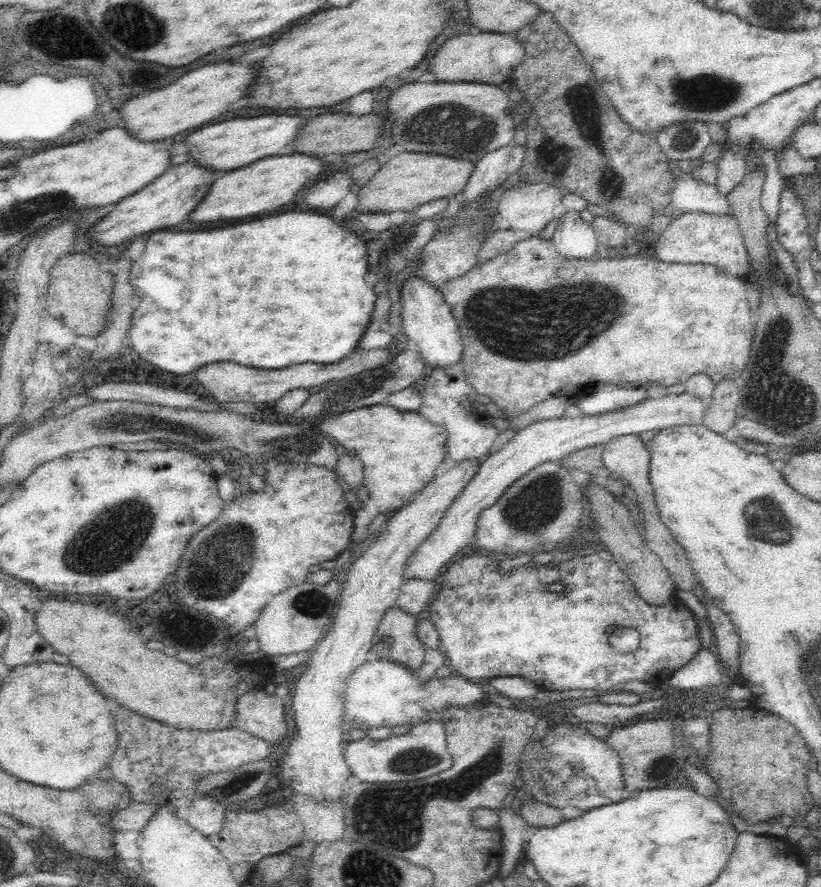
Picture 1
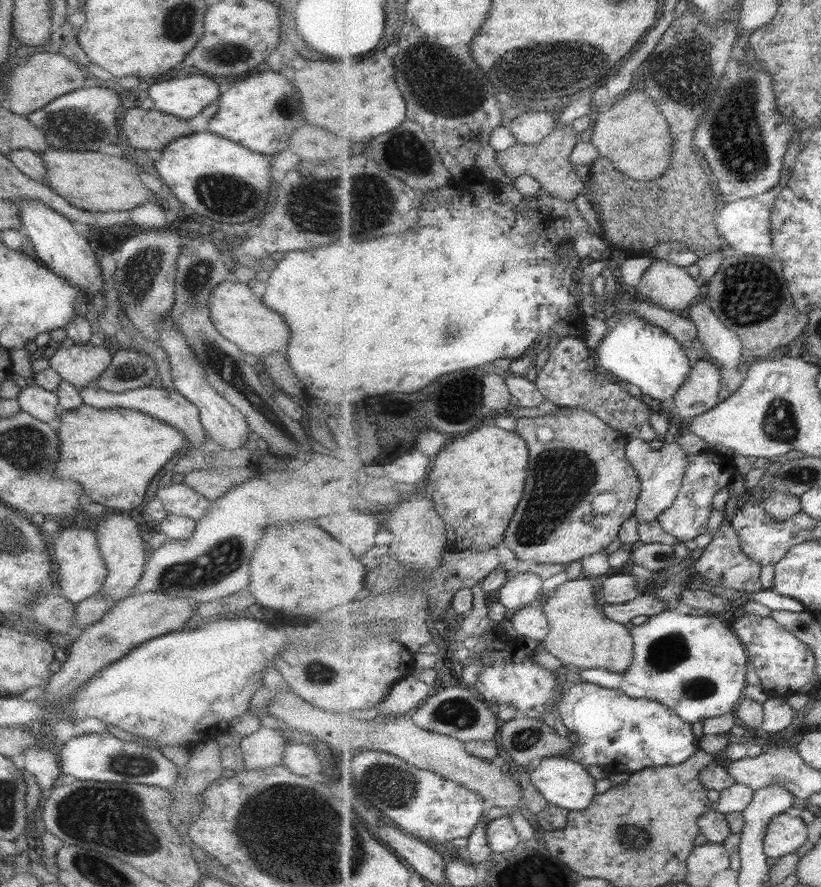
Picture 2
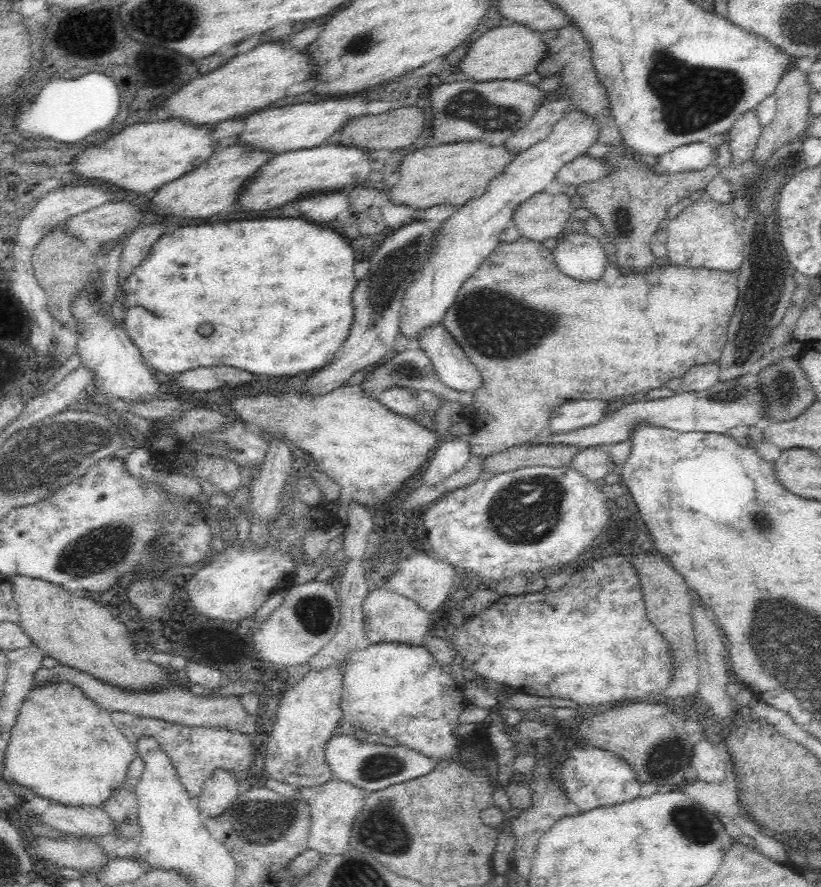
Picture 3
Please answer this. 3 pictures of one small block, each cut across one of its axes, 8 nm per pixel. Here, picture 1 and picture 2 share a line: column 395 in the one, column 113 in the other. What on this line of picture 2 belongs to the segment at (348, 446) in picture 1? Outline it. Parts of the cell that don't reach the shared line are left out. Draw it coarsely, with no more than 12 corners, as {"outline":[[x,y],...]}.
{"outline":[[129,408],[60,410],[55,474],[129,512],[188,446]]}

